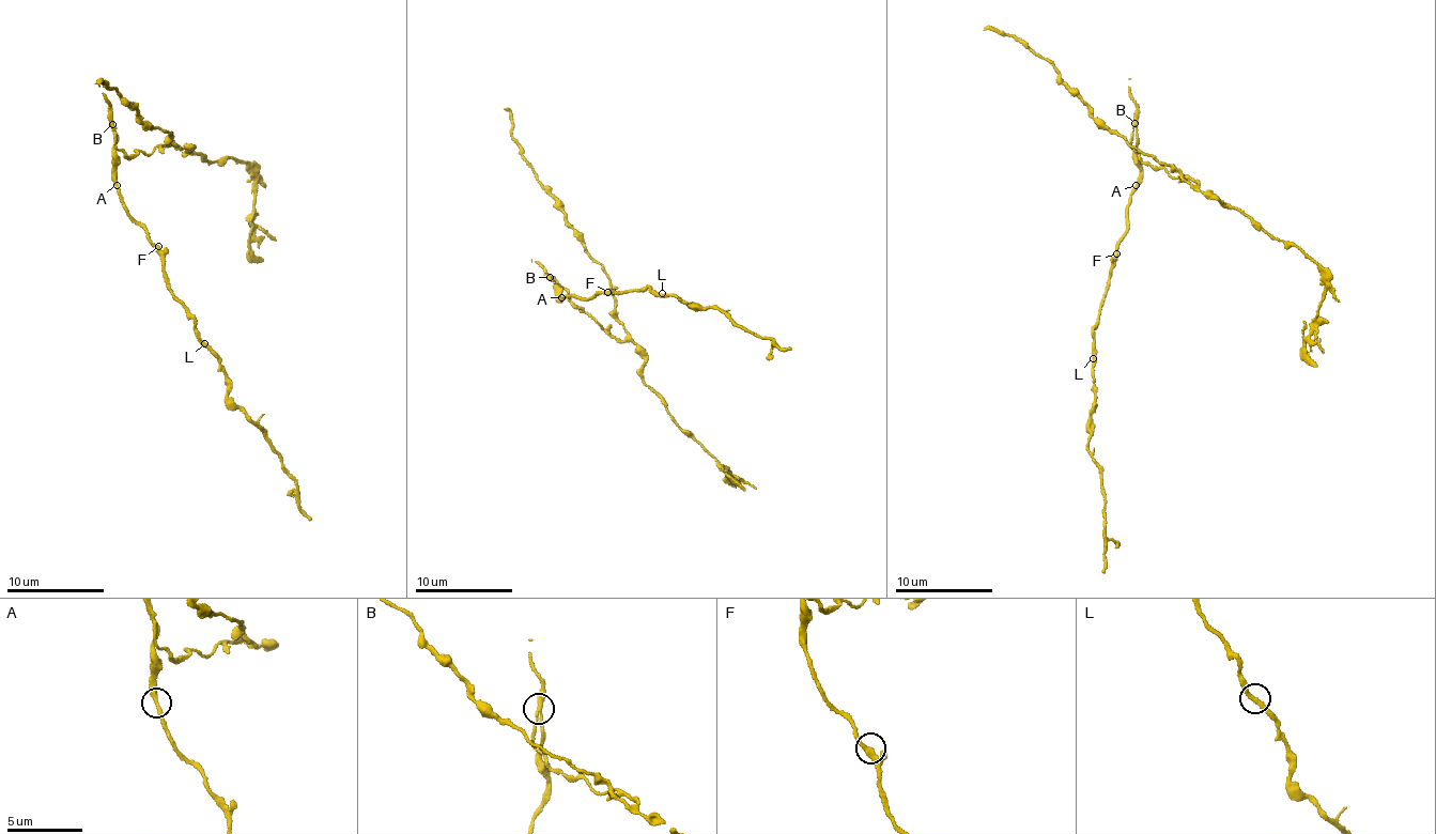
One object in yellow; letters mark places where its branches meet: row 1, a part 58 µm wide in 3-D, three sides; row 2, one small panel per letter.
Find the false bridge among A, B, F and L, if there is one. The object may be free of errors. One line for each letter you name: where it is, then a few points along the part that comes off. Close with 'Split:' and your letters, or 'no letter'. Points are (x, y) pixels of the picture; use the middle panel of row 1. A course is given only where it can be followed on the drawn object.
B: place (550, 277); course (550, 277), (605, 333), (624, 339), (627, 328), (603, 268), (534, 173), (512, 135), (511, 112), (504, 108)
Split: B

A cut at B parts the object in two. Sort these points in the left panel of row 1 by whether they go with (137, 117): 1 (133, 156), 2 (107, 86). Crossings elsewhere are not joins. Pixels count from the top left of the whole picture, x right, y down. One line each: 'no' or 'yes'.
1: yes
2: yes

